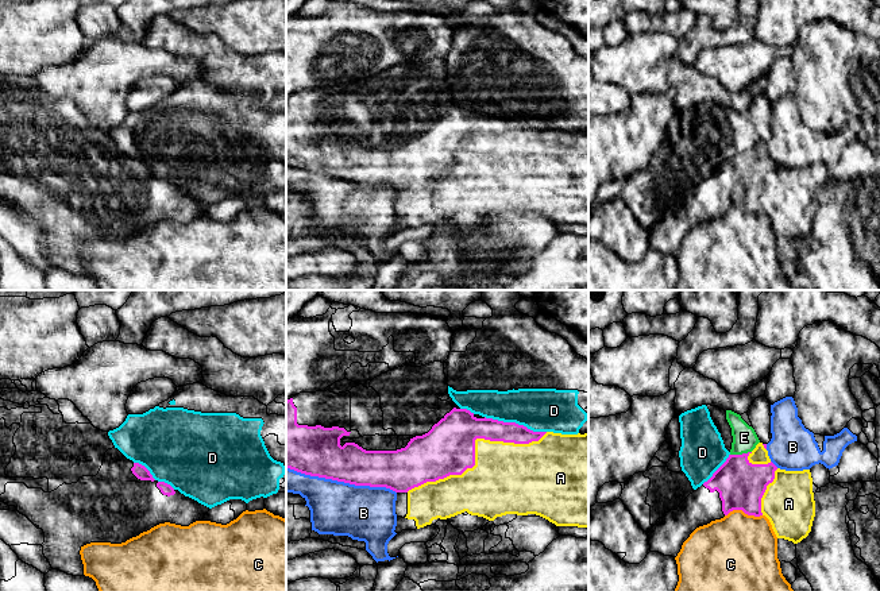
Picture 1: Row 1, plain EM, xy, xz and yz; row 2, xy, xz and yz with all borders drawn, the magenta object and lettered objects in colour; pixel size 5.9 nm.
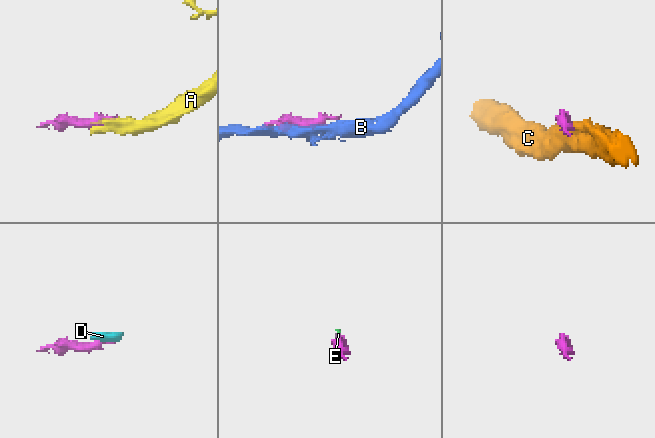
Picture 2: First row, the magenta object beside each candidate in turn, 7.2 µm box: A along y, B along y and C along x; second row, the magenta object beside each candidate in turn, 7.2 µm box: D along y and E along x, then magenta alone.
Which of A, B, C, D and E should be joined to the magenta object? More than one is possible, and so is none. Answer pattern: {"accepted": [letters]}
{"accepted": ["A"]}

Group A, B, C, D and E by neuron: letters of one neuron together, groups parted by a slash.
A / B / C / D E

